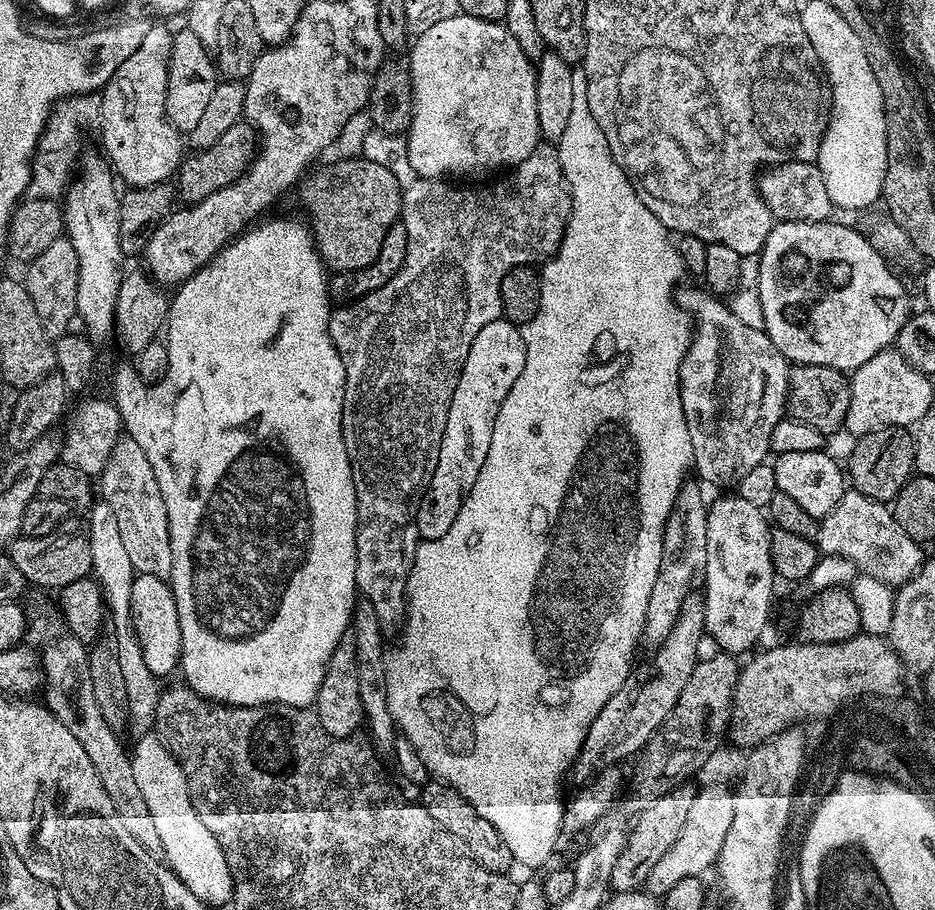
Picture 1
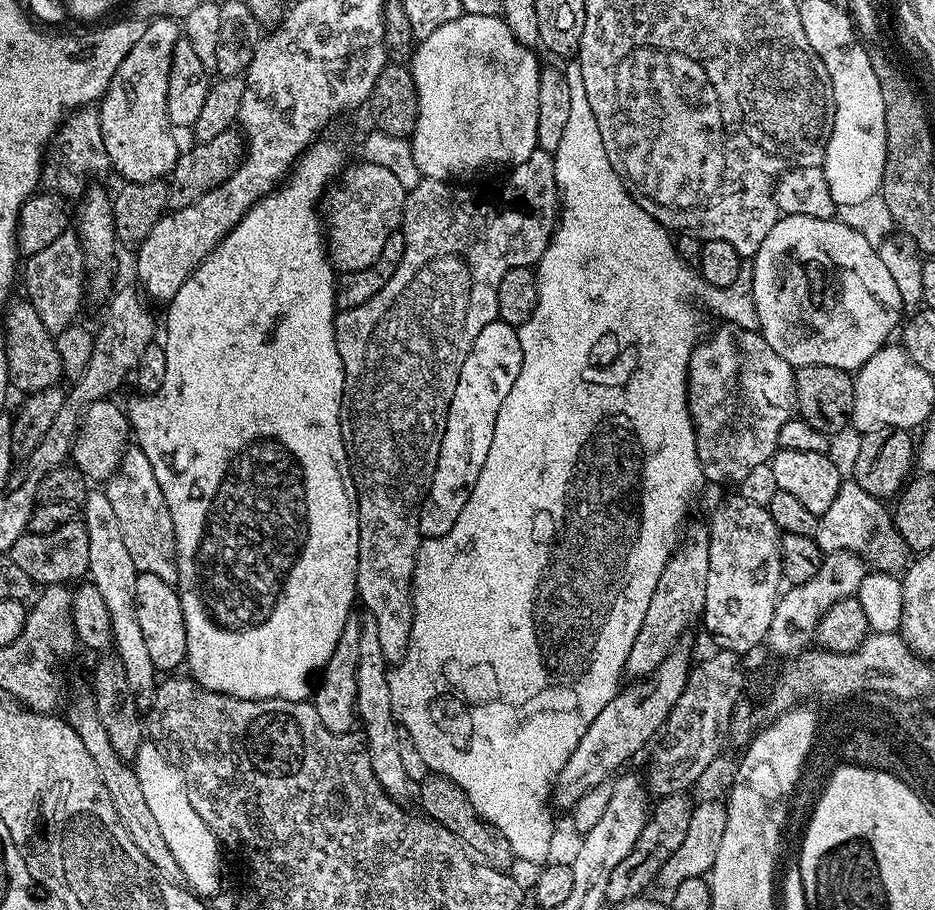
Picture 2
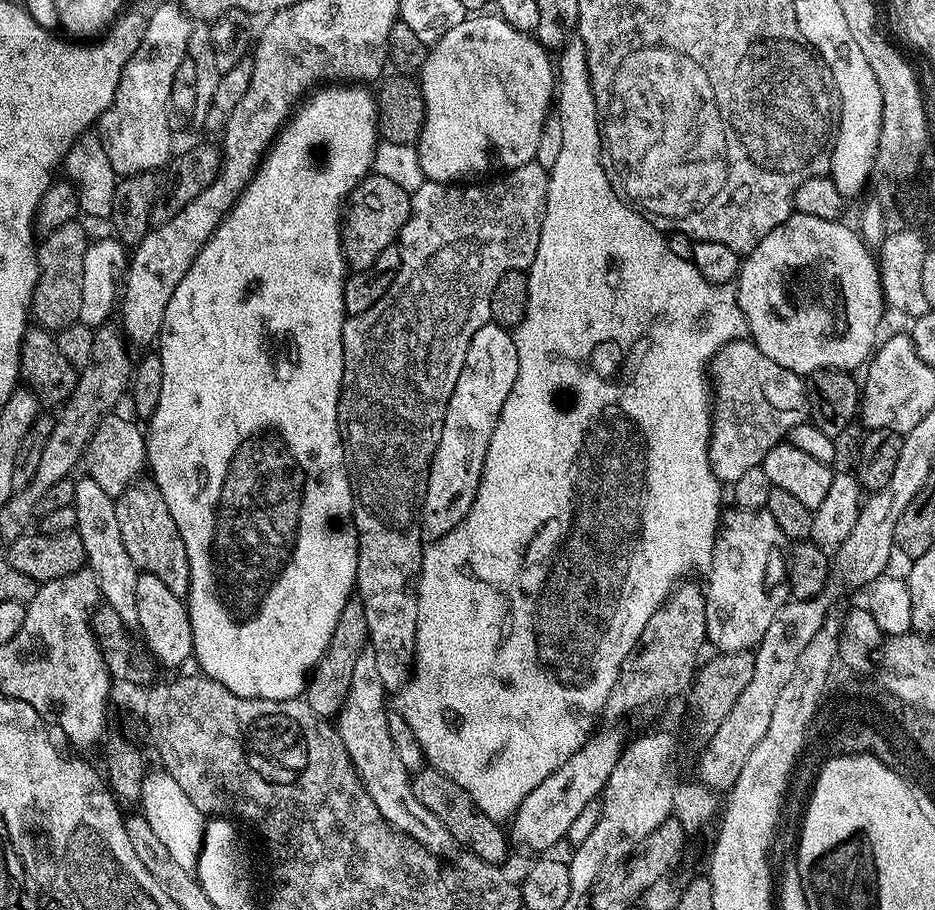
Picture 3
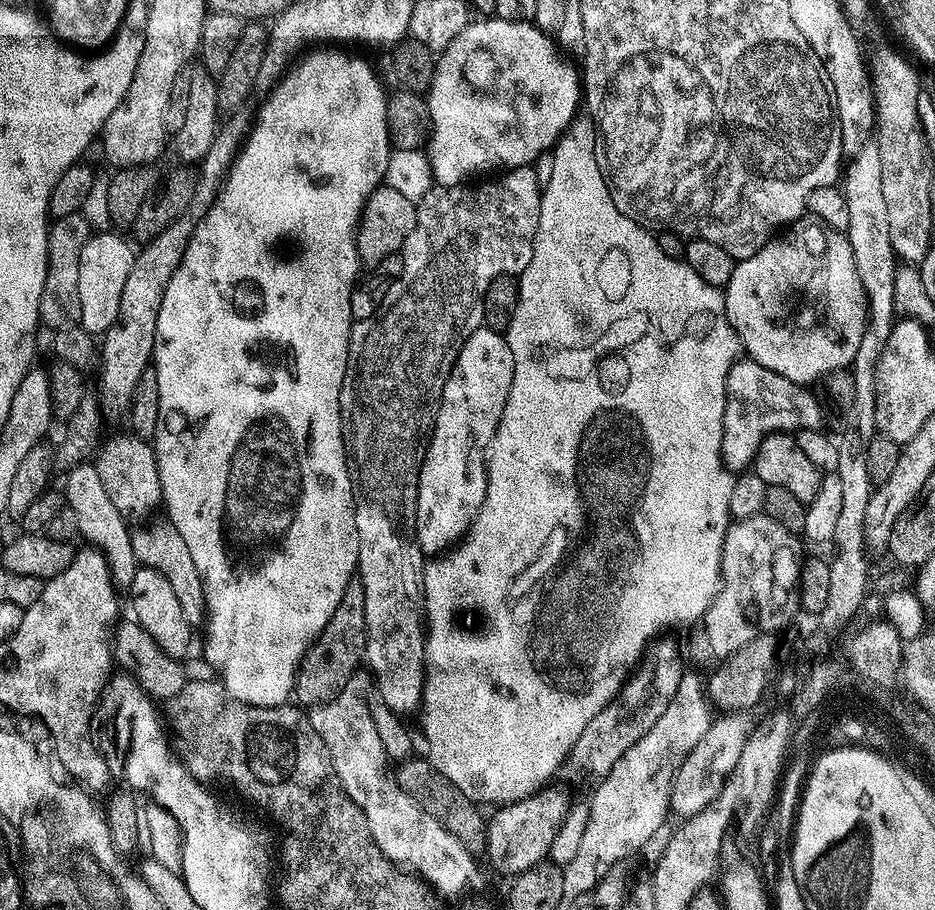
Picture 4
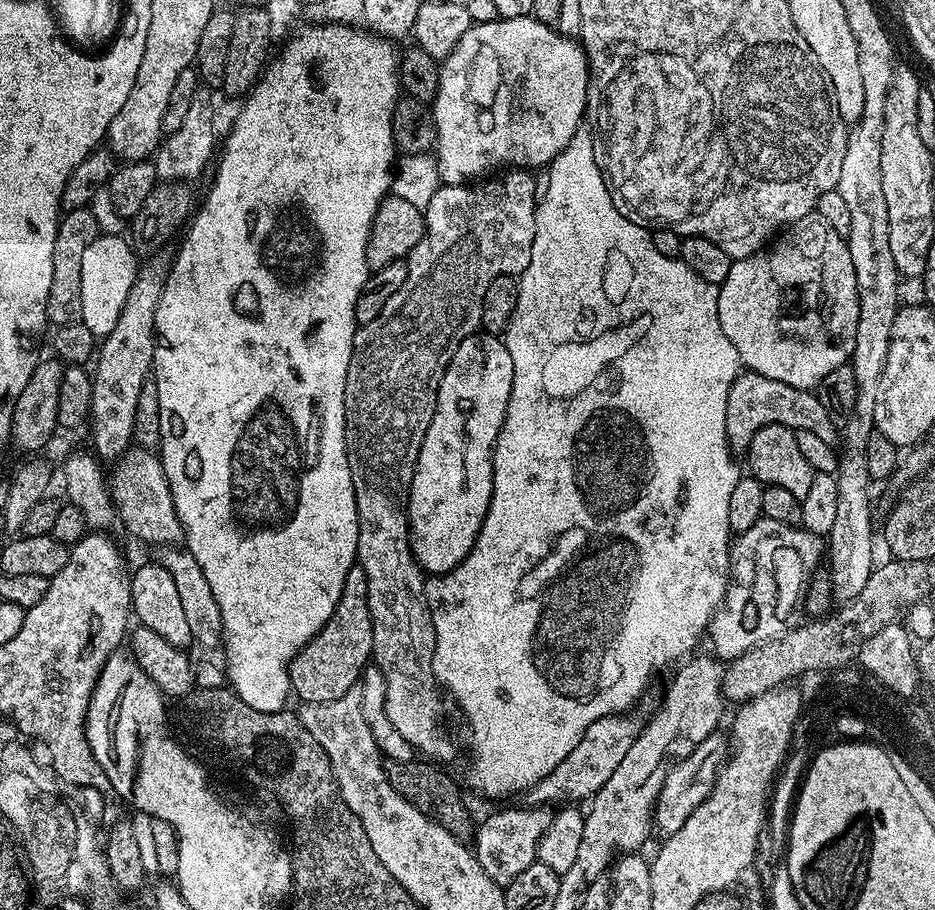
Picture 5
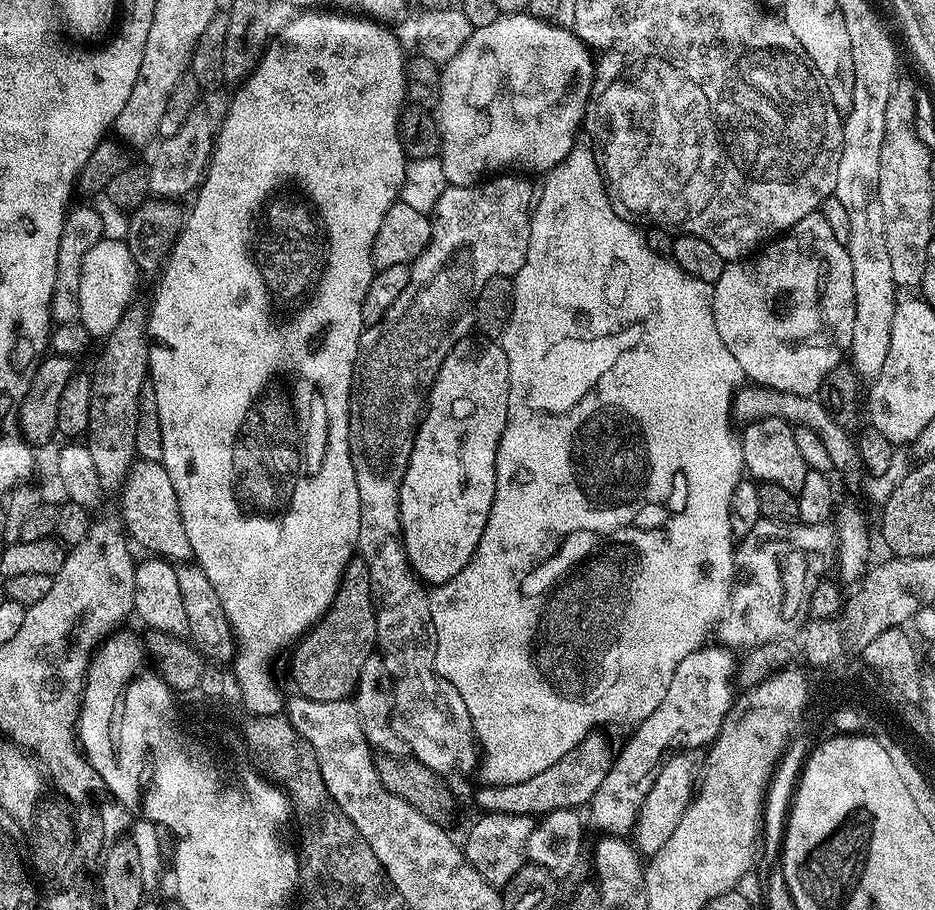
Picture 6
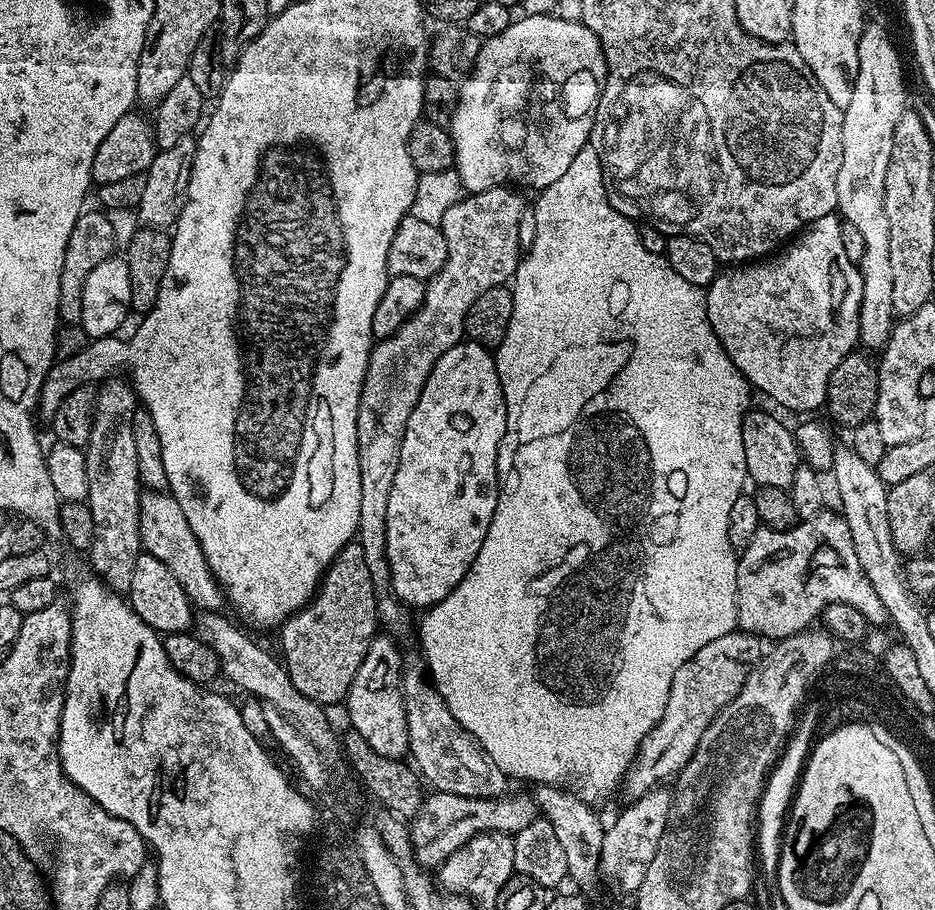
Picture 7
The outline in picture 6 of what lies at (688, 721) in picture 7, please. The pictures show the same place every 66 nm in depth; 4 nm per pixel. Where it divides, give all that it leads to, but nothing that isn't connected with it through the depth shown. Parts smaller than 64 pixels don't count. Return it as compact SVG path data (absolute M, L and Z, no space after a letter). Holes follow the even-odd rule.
M705 646L699 648L697 652L691 652L674 670L674 678L670 678L670 686L666 689L666 698L662 698L658 710L650 714L641 724L635 725L632 737L624 744L624 749L613 759L612 769L602 778L602 786L593 794L590 801L592 808L592 820L598 827L604 828L608 834L624 834L635 825L636 814L640 811L642 802L646 794L650 794L650 786L658 778L661 768L669 763L671 752L680 752L683 748L696 748L707 746L715 740L720 732L722 722L726 714L732 708L734 691L732 692L732 676L737 675L738 660L735 660L733 649L728 646Z

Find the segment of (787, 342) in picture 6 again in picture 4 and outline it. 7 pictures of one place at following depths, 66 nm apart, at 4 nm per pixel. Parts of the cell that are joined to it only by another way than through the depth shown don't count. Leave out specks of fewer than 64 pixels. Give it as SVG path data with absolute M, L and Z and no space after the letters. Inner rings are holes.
M816 218L794 221L765 242L758 254L739 261L723 293L728 318L740 336L743 351L766 370L774 370L795 384L812 386L823 373L848 368L868 326L868 296L847 235Z

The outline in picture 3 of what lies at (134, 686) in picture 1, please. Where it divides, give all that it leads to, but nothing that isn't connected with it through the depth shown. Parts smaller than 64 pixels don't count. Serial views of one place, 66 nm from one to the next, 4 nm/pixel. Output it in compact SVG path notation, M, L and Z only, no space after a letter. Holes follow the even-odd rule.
M87 478L77 479L75 486L74 502L72 503L72 507L76 509L76 527L74 531L82 538L84 558L87 567L91 568L98 578L103 603L108 604L110 610L114 610L114 614L118 614L118 618L122 618L122 622L129 630L139 629L138 578L140 577L140 572L134 562L130 562L130 554L126 554L126 546L122 544L122 530L118 530L116 500L110 494L106 494L106 490L102 490L102 486L98 486L98 482L94 482L93 480Z

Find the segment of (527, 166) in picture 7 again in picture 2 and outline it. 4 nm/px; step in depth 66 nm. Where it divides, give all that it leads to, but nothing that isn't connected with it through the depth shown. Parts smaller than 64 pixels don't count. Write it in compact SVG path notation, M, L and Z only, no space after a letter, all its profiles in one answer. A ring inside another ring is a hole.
M467 14L459 16L454 22L446 22L446 26L438 26L434 34L423 37L415 45L410 61L410 71L418 94L420 117L410 139L414 150L414 162L418 162L421 177L452 182L460 178L456 176L464 176L467 172L476 172L479 168L486 167L491 160L496 164L515 166L526 162L530 154L537 152L536 139L540 136L540 64L536 61L536 54L533 49L522 46L522 42L518 42L514 34L510 34L510 30L504 25L500 16L469 16Z

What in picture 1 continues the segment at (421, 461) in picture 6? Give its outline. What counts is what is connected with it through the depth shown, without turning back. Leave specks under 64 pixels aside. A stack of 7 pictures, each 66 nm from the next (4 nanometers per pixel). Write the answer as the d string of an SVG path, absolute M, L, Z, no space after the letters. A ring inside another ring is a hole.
M501 318L478 330L470 346L470 354L466 354L458 386L454 386L454 398L450 402L446 430L442 434L438 466L434 466L434 474L420 499L420 509L416 515L420 540L442 538L442 534L454 526L454 518L458 518L458 510L466 494L470 494L478 478L478 470L482 470L482 462L486 462L490 434L494 434L494 418L498 418L498 410L506 394L510 394L510 386L518 382L518 374L522 374L525 362L524 334L511 320Z

